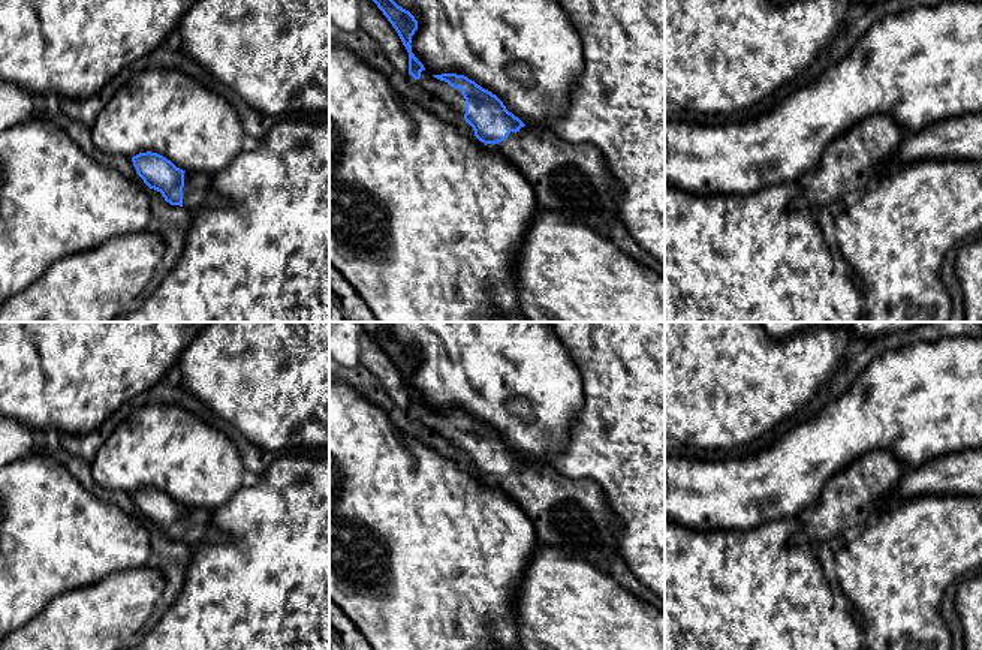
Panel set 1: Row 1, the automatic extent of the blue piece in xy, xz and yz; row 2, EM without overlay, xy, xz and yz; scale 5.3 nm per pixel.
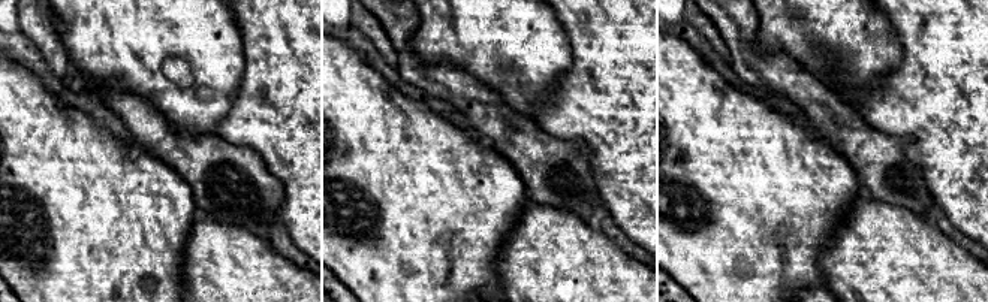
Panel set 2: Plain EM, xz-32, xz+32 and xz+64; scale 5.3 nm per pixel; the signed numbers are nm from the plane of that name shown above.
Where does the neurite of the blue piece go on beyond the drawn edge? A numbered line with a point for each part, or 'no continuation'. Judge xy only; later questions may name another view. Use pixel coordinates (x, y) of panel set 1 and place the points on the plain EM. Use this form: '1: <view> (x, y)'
1: xy (196, 529)

